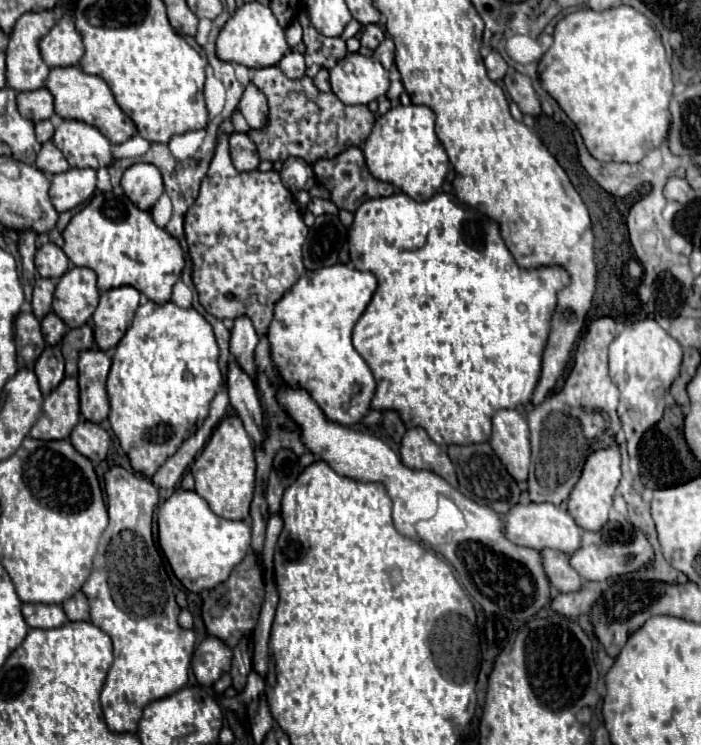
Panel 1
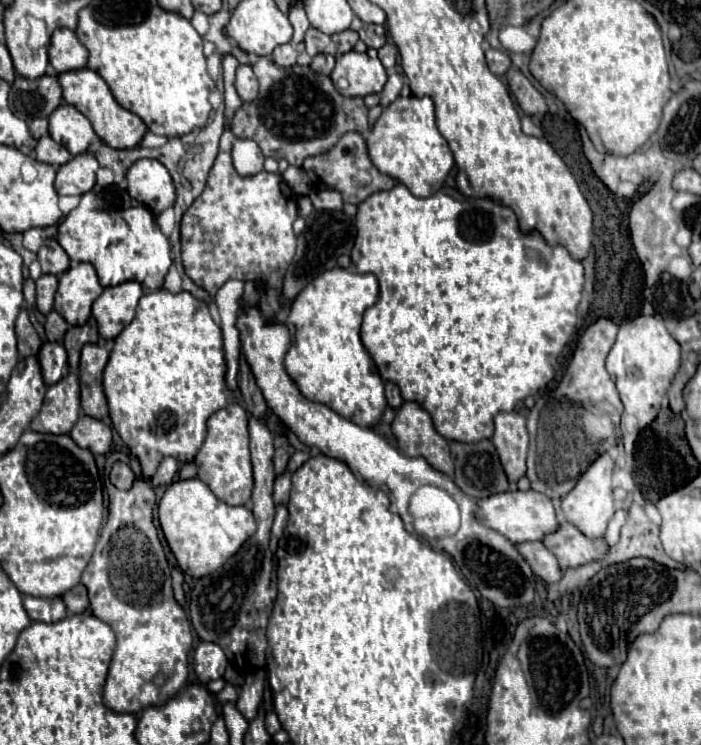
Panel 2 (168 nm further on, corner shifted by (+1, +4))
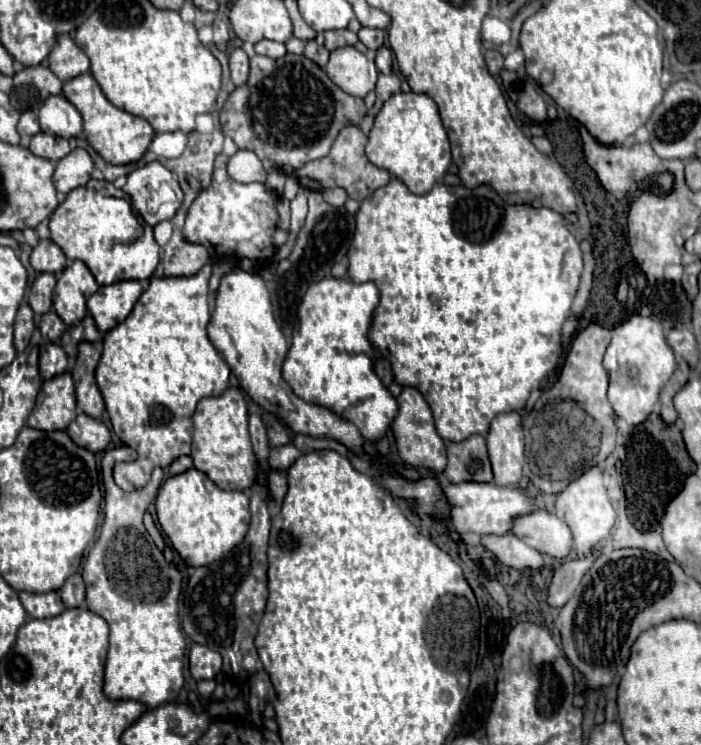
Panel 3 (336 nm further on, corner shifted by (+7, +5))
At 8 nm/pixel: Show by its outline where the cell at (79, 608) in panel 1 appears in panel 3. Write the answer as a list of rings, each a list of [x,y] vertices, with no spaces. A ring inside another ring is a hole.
[[[73,574],[69,576],[69,580],[61,586],[59,596],[65,604],[65,608],[79,608],[85,602],[85,584],[81,574]]]

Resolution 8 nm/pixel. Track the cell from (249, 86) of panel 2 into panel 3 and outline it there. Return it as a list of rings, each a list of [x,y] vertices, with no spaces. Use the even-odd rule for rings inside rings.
[[[235,48],[229,54],[229,68],[231,68],[231,80],[235,86],[243,86],[249,78],[249,58],[243,48]]]

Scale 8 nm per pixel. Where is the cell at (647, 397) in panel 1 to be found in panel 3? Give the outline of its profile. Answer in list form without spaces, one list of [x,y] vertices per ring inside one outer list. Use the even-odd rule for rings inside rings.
[[[635,314],[627,322],[615,326],[611,330],[611,336],[613,338],[603,360],[603,366],[609,374],[609,402],[617,418],[623,418],[631,426],[637,426],[645,422],[653,412],[653,406],[659,400],[659,392],[675,372],[677,362],[663,336],[661,324],[653,318]]]

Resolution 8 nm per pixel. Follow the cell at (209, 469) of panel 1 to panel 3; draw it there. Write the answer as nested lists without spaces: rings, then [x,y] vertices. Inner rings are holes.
[[[227,388],[217,398],[203,398],[197,404],[197,410],[192,416],[192,422],[193,426],[195,426],[191,444],[193,466],[199,472],[203,472],[217,488],[245,492],[255,480],[255,454],[253,454],[253,448],[251,448],[249,430],[247,430],[247,404],[245,404],[245,398],[243,398],[241,390],[239,388]]]

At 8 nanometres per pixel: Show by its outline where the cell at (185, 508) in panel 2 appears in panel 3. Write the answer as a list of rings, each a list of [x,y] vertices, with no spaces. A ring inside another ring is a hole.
[[[195,468],[163,482],[155,500],[155,512],[161,530],[171,540],[185,566],[193,568],[207,566],[235,548],[243,540],[251,520],[249,498],[243,492],[219,490],[203,472]]]

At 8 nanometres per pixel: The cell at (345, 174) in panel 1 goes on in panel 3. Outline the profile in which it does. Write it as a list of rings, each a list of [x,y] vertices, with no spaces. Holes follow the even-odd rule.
[[[345,126],[339,136],[335,138],[329,154],[321,160],[311,160],[307,162],[305,166],[301,166],[295,174],[299,178],[299,184],[303,188],[309,188],[309,190],[315,190],[315,192],[321,192],[321,190],[327,190],[327,188],[343,188],[347,192],[349,198],[361,202],[365,200],[369,194],[373,194],[377,188],[385,186],[391,176],[387,170],[383,168],[377,168],[375,164],[371,164],[365,156],[365,144],[367,144],[367,136],[357,128],[357,126]]]

